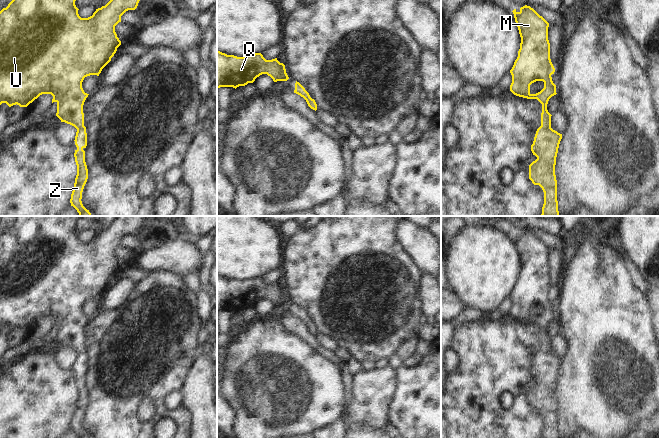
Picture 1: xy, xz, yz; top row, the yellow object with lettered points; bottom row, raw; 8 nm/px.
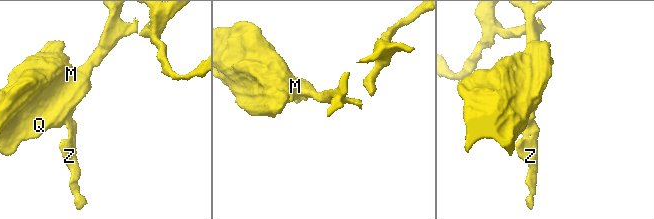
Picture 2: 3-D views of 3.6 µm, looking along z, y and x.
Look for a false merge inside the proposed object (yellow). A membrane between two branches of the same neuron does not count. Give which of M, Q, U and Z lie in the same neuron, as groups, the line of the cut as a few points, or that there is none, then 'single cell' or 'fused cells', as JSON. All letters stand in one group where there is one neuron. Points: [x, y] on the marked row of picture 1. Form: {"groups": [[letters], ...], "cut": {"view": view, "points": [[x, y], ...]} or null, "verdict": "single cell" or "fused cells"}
{"groups": [["M", "Q", "U", "Z"]], "cut": null, "verdict": "single cell"}

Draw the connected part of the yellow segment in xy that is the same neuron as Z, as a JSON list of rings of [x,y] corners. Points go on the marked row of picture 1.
[[[12,0],[6,8],[0,11],[0,105],[6,103],[9,107],[13,105],[19,105],[20,107],[27,107],[35,99],[37,99],[42,94],[51,94],[53,96],[52,103],[57,103],[57,113],[56,116],[61,120],[74,126],[77,129],[75,136],[75,145],[77,149],[75,150],[74,157],[77,165],[77,175],[75,178],[75,183],[73,191],[71,194],[70,203],[77,212],[79,216],[92,216],[89,210],[87,210],[82,204],[82,192],[84,186],[88,179],[88,169],[85,162],[85,151],[83,150],[87,146],[87,133],[86,127],[84,126],[84,113],[83,105],[89,94],[85,93],[82,88],[82,82],[85,77],[90,75],[97,75],[101,73],[102,69],[111,61],[111,58],[117,51],[117,48],[121,45],[121,41],[117,37],[115,32],[115,26],[121,22],[121,16],[128,10],[135,10],[138,6],[140,0],[110,0],[105,6],[96,9],[92,16],[88,18],[81,18],[78,14],[78,8],[75,5],[76,0]]]

